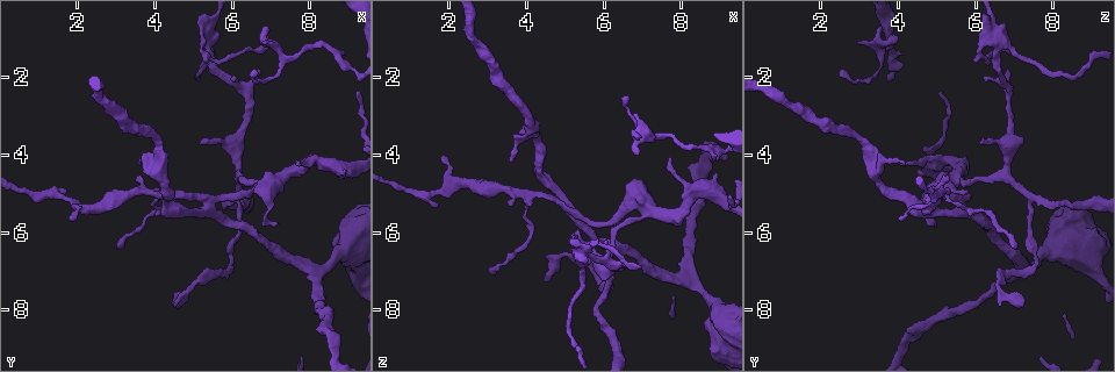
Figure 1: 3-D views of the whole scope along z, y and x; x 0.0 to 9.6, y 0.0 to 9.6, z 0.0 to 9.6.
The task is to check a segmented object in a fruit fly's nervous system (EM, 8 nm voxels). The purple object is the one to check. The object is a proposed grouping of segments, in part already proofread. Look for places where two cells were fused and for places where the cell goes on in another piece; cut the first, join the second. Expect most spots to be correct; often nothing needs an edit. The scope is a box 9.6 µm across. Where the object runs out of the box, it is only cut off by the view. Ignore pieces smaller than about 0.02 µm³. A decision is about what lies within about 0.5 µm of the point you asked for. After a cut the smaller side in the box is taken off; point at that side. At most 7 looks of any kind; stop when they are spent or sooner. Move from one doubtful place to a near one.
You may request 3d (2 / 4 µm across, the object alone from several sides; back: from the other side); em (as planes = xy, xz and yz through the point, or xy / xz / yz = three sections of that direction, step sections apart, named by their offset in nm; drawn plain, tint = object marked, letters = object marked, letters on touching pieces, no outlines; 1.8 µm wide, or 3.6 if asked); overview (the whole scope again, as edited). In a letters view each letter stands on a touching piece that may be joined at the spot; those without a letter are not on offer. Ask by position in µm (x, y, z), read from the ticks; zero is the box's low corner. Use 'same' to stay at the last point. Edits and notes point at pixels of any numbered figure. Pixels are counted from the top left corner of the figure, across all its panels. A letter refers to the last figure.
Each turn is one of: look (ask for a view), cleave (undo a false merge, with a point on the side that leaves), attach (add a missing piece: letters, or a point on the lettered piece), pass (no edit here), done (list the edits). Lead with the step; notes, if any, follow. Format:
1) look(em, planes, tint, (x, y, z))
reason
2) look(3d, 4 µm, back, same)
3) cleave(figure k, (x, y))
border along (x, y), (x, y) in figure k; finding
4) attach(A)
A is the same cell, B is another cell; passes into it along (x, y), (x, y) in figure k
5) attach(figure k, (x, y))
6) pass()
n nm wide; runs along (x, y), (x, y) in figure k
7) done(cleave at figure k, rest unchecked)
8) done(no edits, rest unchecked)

look(em, xz, step 16, tint, (5.35, 1.10, 6.65))
calibre changes

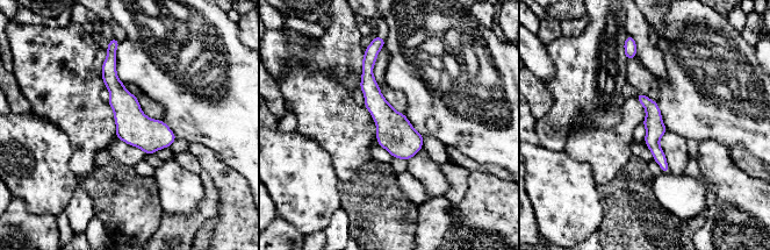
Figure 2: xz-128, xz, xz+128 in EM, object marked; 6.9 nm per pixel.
look(em, planes, letters, same)
another direction

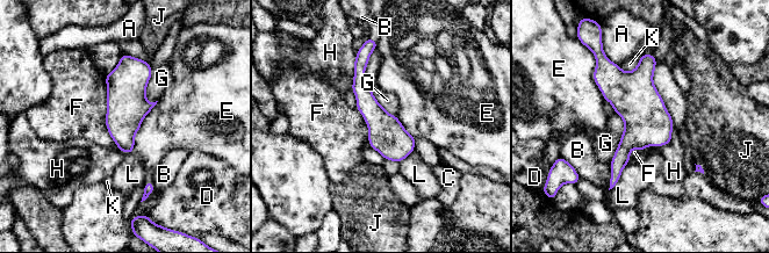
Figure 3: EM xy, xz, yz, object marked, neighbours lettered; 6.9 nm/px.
pass()
A, B, C, D, E, F, G, H, J, K and L are other cells; continuous, no second cell

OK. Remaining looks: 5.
look(3d, 4 µm, (5.45, 5.50, 5.80))

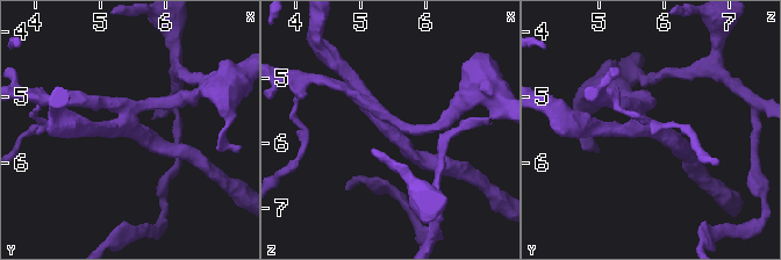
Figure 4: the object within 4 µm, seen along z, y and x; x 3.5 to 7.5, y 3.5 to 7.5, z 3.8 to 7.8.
look(em, 3.6 µm, planes, tint, (5.40, 5.45, 5.80))
4 arms; now the EM

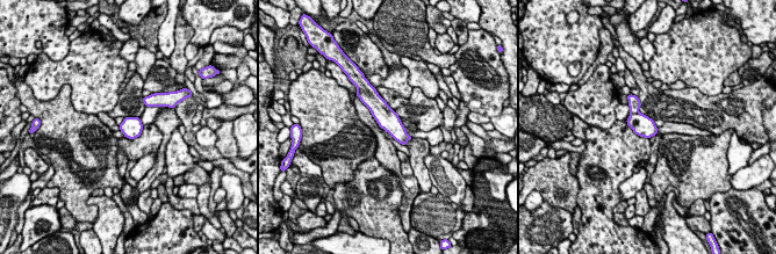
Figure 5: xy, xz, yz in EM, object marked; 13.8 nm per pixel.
look(em, 3.6 µm, planes, letters, same)

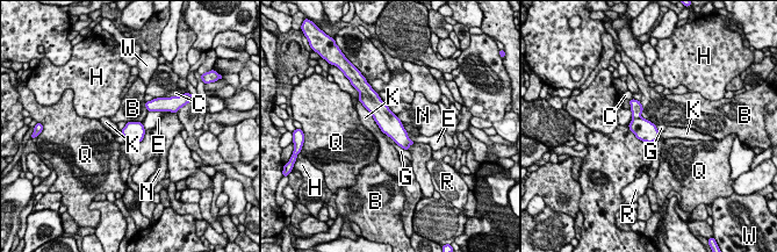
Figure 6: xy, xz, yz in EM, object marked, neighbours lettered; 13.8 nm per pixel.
pass()
K touches over 550 nm; B, C, E, G, H, K, N, Q, R and W are other cells; runs along (369, 105), (397, 132), (405, 145) in figure 6; continuous, no second cell

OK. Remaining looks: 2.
look(em, planes, letters, (6.90, 1.00, 3.95))
an open end

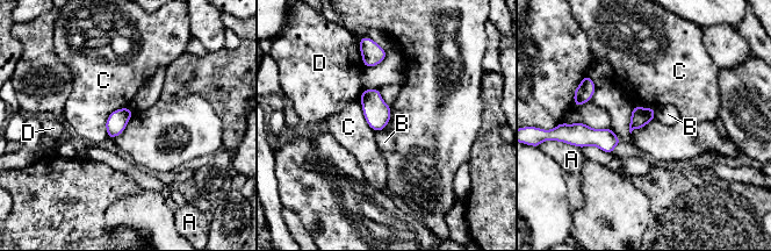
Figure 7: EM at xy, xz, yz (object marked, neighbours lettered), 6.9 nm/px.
pass()
130 nm wide; A, B, C and D are other cells; border along (654, 108), (655, 117) in figure 7; none of them fits

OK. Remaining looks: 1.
done(no edits, rest unchecked)

